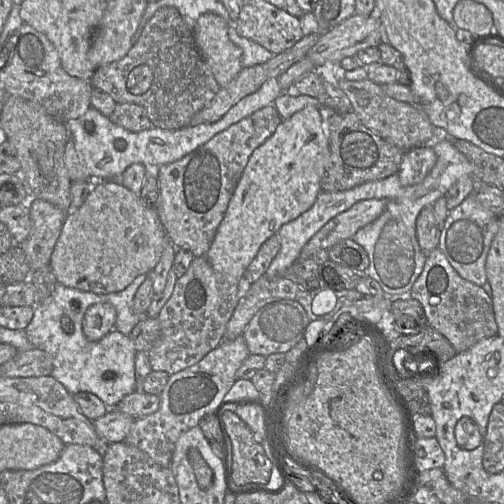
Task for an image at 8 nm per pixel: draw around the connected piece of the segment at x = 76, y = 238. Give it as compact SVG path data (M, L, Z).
M93 181L83 205L67 214L61 234L51 255L50 268L57 282L66 287L95 294L124 290L139 275L151 273L158 264L169 241L156 208L147 206L136 194L119 181Z

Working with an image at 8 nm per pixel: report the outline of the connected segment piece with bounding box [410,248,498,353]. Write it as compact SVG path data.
M439 248L426 254L424 268L410 292L423 307L428 326L444 335L456 353L498 333L491 296L483 287L462 278Z

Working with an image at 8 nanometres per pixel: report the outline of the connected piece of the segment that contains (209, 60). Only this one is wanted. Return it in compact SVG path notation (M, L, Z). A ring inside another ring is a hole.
M207 12L194 25L196 47L220 88L227 86L242 70L242 50L228 36L229 24Z

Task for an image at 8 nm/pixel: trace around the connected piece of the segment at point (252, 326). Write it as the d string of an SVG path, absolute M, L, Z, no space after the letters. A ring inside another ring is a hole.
M290 299L277 300L263 306L246 326L243 337L250 354L269 356L273 353L287 353L303 337L310 319L303 306Z

